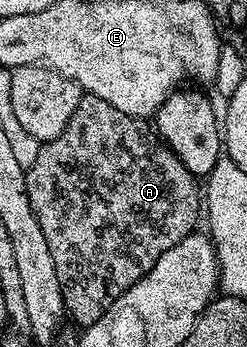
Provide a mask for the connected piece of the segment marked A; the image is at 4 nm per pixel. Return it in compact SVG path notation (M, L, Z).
M91 95L81 96L74 115L70 115L70 123L54 139L43 142L38 151L38 159L26 171L26 191L30 195L30 207L34 207L34 215L38 215L38 224L42 227L42 235L46 235L46 244L50 246L50 255L54 258L54 267L58 271L58 283L62 287L64 308L67 316L77 321L80 327L87 327L98 323L102 315L138 279L142 279L158 263L158 259L170 247L174 247L182 239L186 239L197 228L196 220L202 217L202 185L198 182L197 174L191 173L184 166L182 159L175 151L165 144L159 133L155 132L151 124L145 123L139 117L126 115L126 111L118 111L118 107L110 107L106 99L98 99Z

